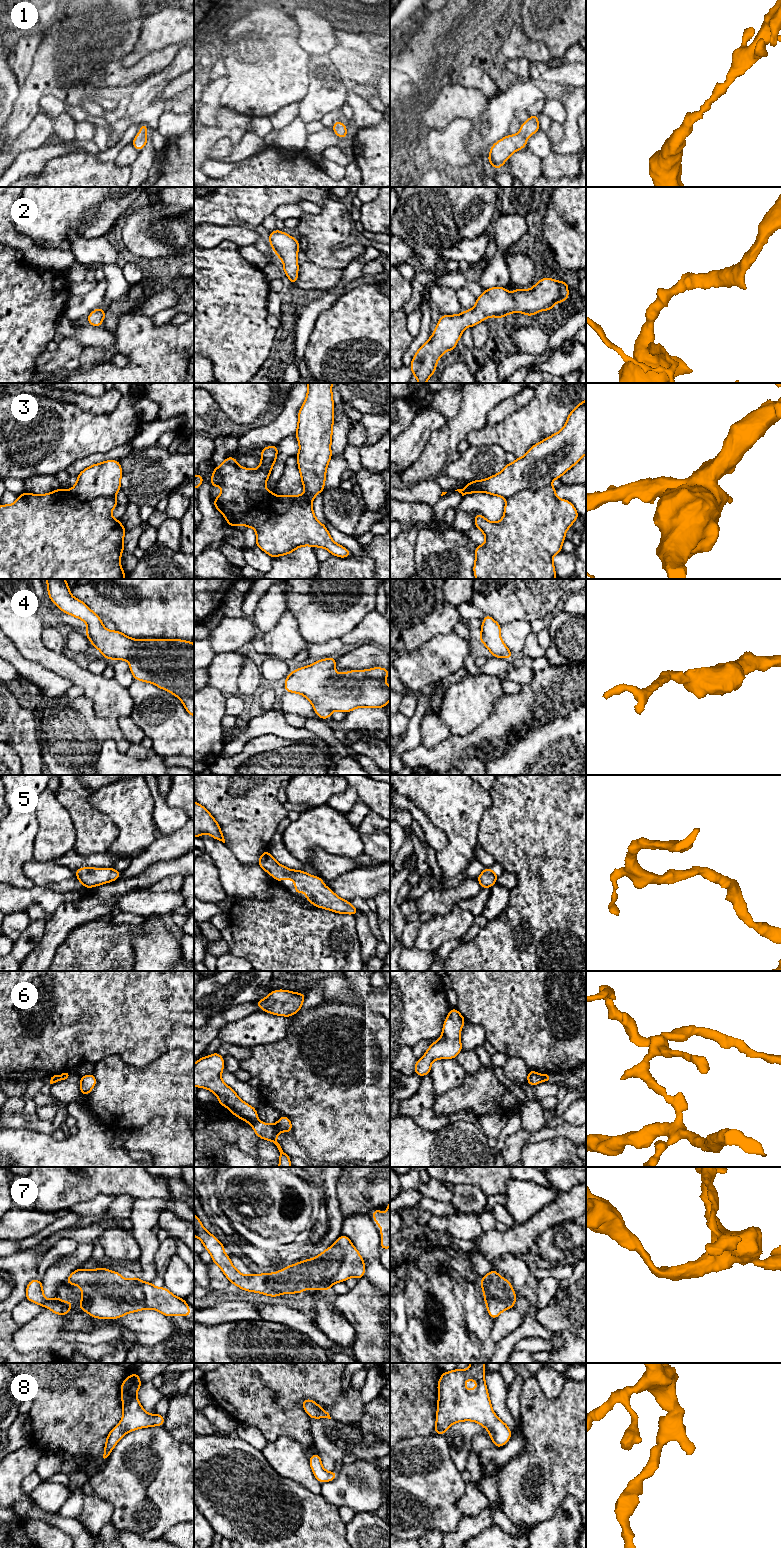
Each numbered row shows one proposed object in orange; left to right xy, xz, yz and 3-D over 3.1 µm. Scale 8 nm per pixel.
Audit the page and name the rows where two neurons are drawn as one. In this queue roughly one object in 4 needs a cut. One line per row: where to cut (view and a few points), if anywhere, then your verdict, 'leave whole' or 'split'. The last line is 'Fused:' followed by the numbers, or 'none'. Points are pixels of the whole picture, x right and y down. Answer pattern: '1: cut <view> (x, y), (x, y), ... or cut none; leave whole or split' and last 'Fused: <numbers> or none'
1: cut none; leave whole
2: cut none; leave whole
3: cut xz (310, 503), (293, 503), (282, 513), (278, 513), (273, 508); split
4: cut none; leave whole
5: cut none; leave whole
6: cut xz (257, 1120), (251, 1124); split
7: cut none; leave whole
8: cut none; leave whole
Fused: 3, 6

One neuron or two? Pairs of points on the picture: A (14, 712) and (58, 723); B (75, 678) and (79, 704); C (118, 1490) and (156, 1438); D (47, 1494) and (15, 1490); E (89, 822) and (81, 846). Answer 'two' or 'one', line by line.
A: two
B: two
C: one
D: two
E: one

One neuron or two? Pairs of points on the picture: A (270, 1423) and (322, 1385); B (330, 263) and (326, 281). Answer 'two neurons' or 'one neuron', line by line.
A: one neuron
B: two neurons

